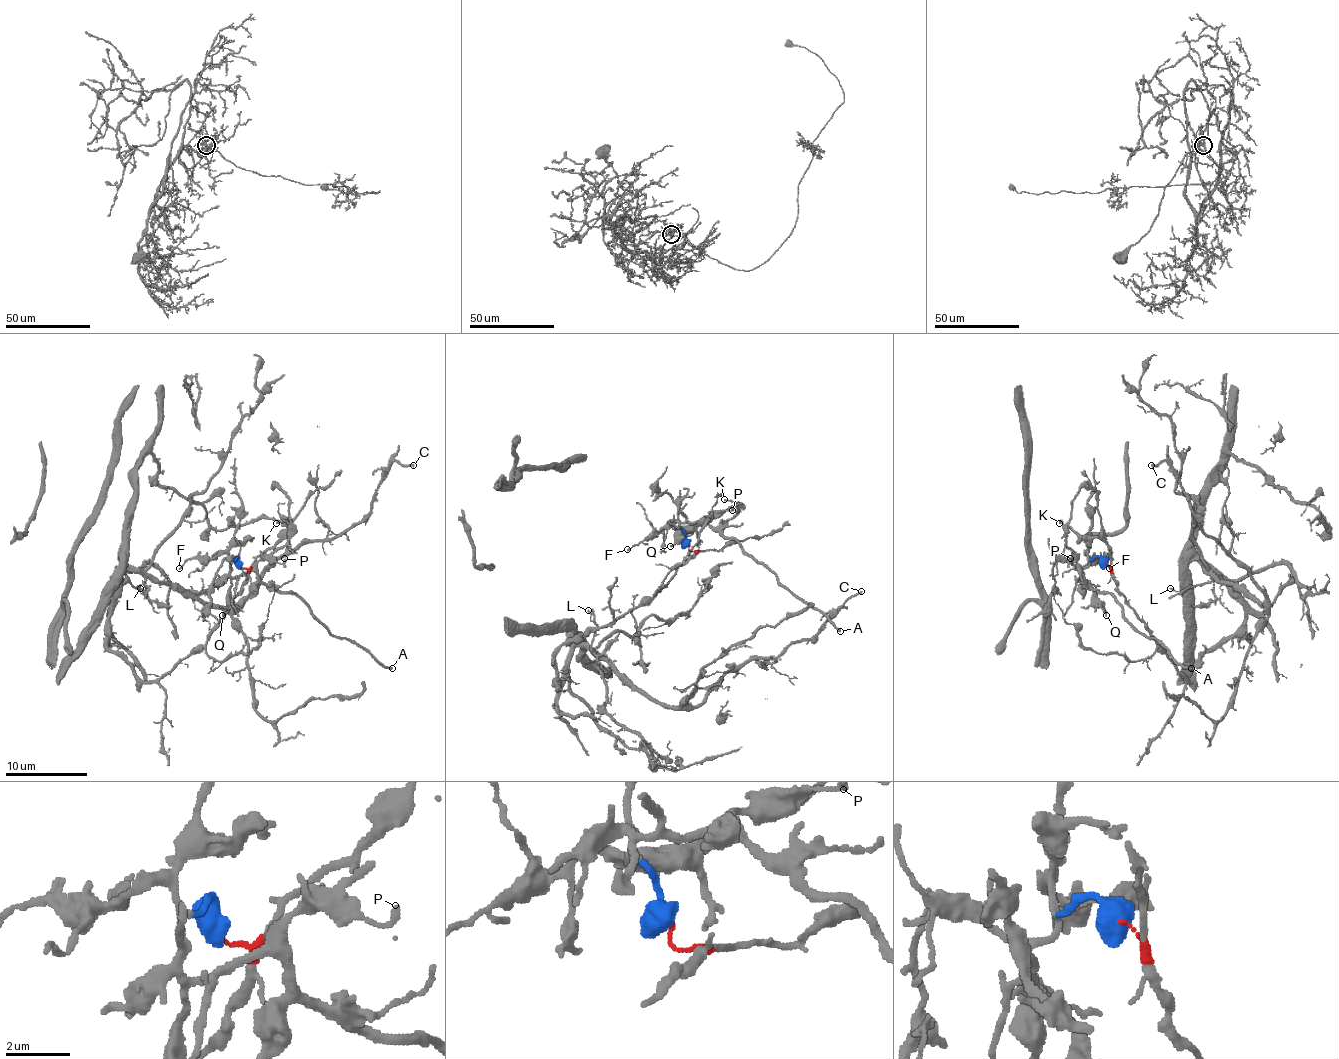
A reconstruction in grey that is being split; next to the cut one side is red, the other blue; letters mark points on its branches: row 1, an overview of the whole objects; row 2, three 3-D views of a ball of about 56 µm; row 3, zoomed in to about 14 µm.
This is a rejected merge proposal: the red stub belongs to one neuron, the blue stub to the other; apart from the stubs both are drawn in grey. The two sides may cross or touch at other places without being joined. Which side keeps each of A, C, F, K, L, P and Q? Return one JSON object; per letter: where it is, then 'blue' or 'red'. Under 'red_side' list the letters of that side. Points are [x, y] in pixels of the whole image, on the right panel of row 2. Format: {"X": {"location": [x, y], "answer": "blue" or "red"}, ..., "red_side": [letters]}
{"A": {"location": [1191, 668], "answer": "blue"}, "C": {"location": [1151, 465], "answer": "red"}, "F": {"location": [1109, 568], "answer": "blue"}, "K": {"location": [1059, 523], "answer": "blue"}, "L": {"location": [1170, 588], "answer": "red"}, "P": {"location": [1070, 558], "answer": "blue"}, "Q": {"location": [1106, 615], "answer": "blue"}, "red_side": ["C", "L"]}

